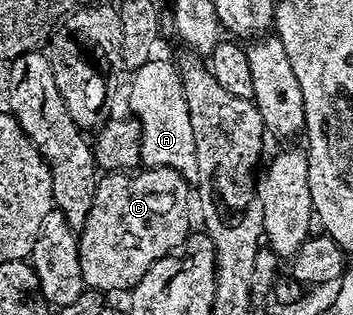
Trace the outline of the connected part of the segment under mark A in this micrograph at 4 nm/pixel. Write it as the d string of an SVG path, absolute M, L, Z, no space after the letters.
M154 57L139 65L132 72L133 80L129 83L129 107L132 118L141 124L141 163L145 167L170 167L184 177L196 176L195 133L191 133L191 113L181 84L181 73L172 62Z

